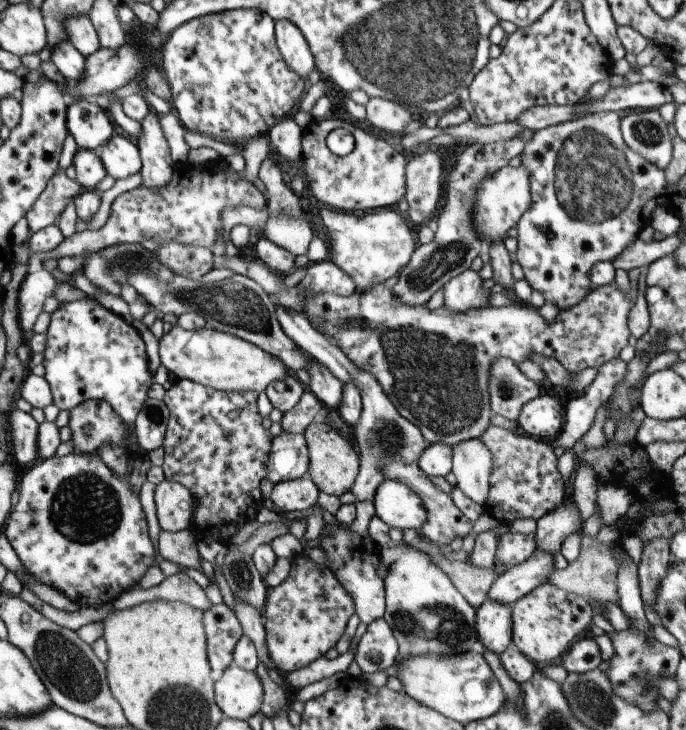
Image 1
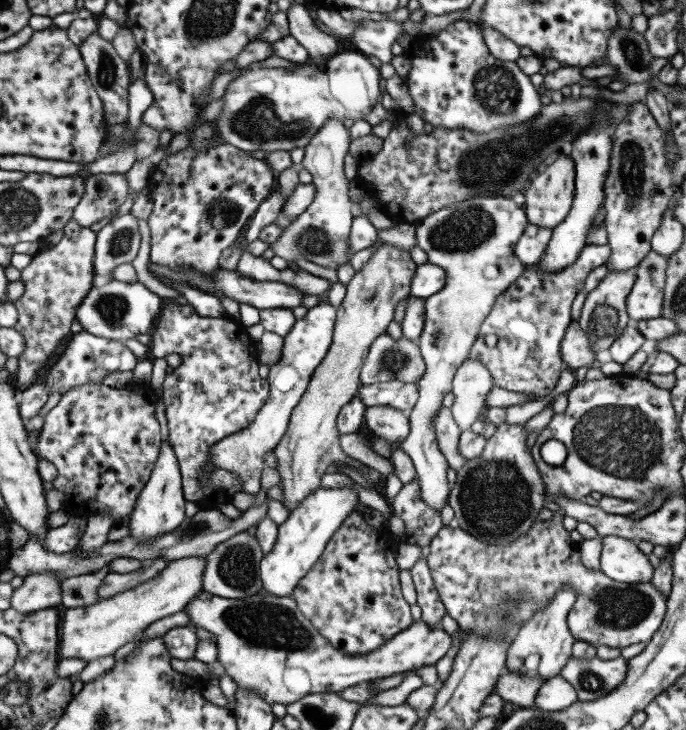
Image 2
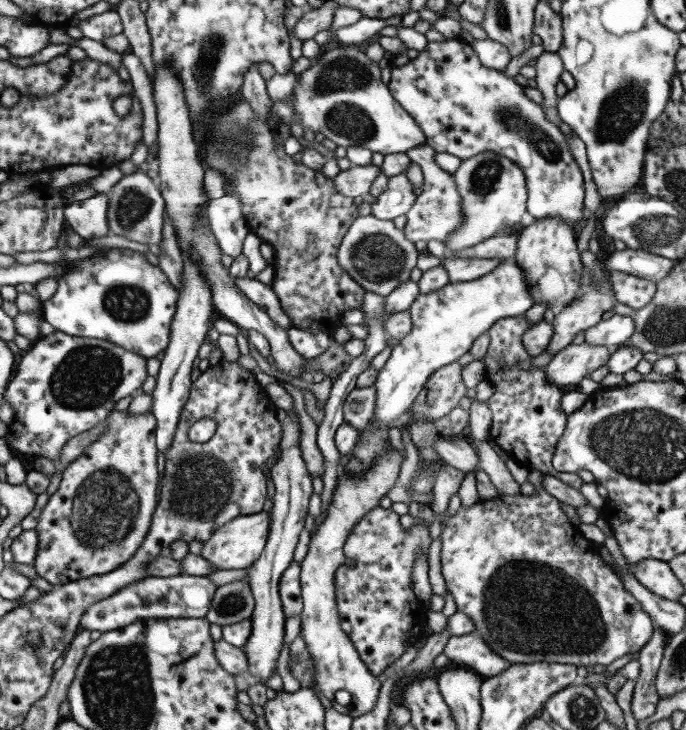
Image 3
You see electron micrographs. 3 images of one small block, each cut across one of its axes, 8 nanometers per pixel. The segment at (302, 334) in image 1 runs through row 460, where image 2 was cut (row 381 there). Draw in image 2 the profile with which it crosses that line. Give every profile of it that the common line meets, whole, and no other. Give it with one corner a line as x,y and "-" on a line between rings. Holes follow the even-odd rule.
385,332
370,345
359,381
362,385
382,381
417,383
424,371
419,346
404,336
394,340

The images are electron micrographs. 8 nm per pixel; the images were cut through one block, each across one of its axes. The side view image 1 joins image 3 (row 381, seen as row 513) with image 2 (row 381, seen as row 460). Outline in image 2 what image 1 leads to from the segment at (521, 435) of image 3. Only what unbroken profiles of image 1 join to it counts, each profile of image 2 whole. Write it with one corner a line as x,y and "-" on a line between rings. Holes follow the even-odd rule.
586,245
574,264
558,272
544,272
532,265
493,304
483,320
469,358
482,361
491,372
494,386
530,394
529,400
542,400
554,390
562,370
560,343
573,321
570,308
576,294
585,287
585,279
598,266
606,264
611,248
-
487,334
496,334
498,344
490,349
484,341

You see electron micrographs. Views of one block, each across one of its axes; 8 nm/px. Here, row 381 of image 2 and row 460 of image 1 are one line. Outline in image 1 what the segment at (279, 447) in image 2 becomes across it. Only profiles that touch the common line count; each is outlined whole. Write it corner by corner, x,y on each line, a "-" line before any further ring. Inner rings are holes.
319,419
312,421
304,430
303,435
310,463
308,476
319,488
319,492
339,497
344,492
350,491
360,468
360,455
355,448
352,448
352,445
348,444
348,440
339,432

